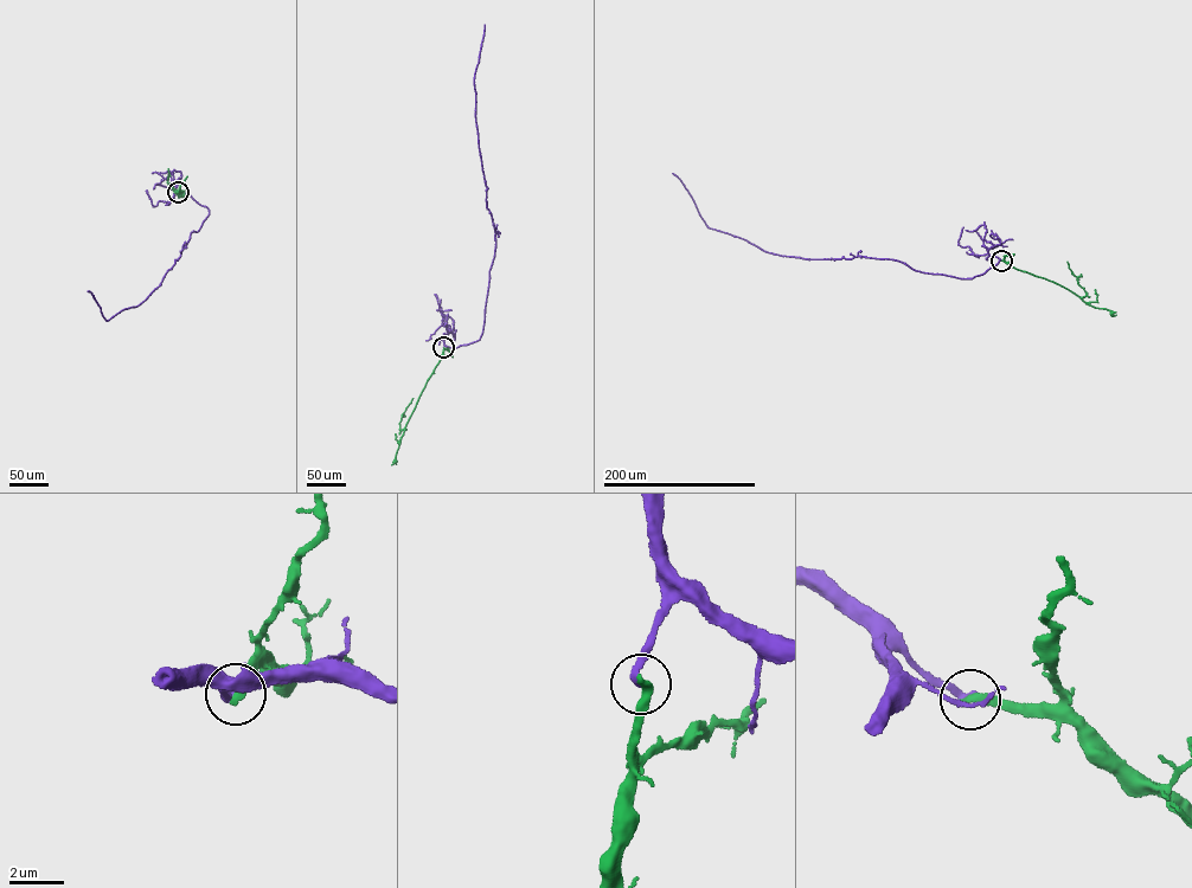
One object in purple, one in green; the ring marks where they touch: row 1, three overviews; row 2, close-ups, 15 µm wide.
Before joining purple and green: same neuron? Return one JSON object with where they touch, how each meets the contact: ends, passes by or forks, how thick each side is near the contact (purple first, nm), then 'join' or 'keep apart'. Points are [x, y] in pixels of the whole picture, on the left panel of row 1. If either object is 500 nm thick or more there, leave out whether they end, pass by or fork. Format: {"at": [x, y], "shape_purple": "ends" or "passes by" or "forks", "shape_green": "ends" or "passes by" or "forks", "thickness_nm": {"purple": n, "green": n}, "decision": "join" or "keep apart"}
{"at": [178, 192], "shape_purple": "ends", "shape_green": "ends", "thickness_nm": {"purple": 240, "green": 360}, "decision": "keep apart"}

